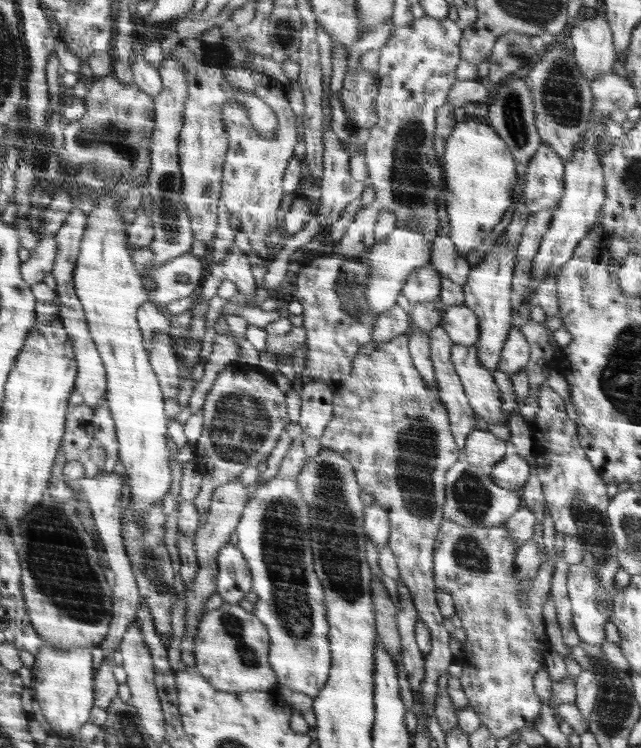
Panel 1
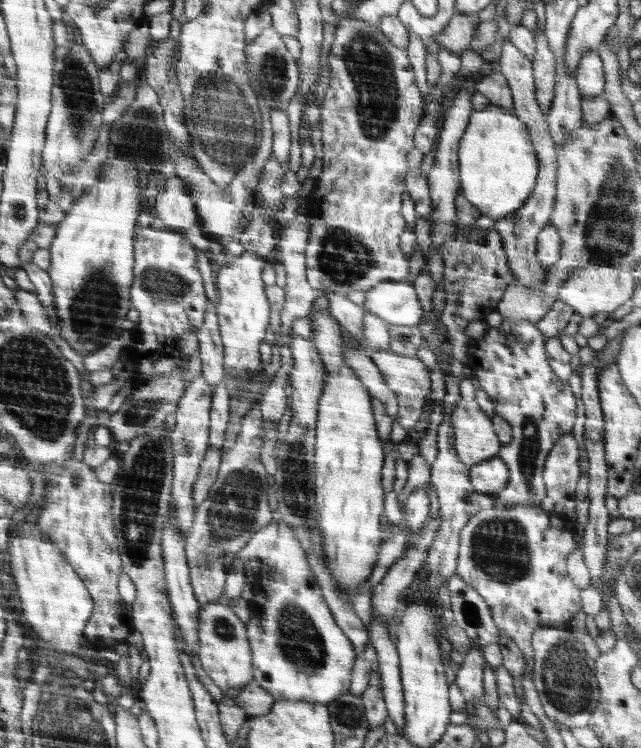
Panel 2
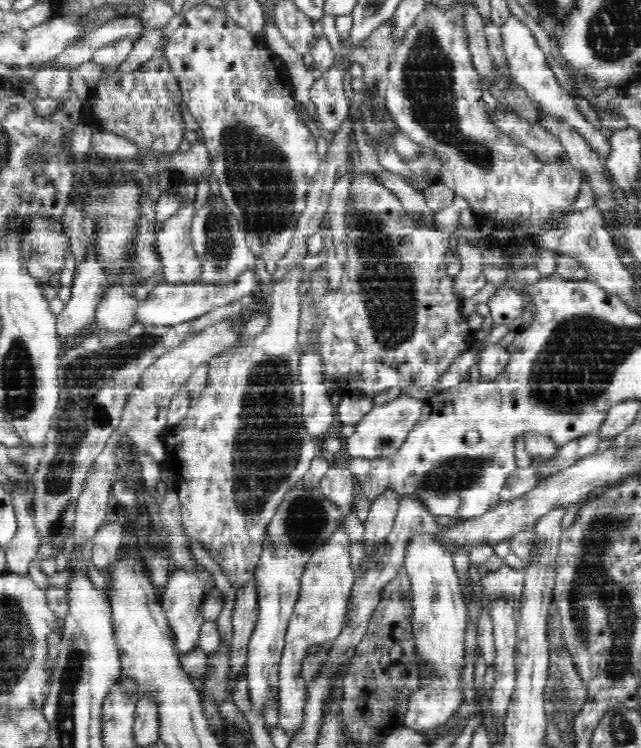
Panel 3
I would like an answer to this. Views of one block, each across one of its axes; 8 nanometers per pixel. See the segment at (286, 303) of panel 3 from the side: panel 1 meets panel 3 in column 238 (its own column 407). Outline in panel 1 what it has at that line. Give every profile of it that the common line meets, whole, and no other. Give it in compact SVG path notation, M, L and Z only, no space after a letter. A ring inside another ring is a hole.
M406 334L379 344L368 355L362 353L356 357L349 378L333 391L332 419L318 442L322 447L332 448L334 452L350 456L350 460L354 460L354 468L358 468L358 480L362 480L362 488L366 494L374 497L375 502L388 515L390 532L387 547L396 557L398 578L409 590L417 610L417 618L424 621L432 637L430 653L425 657L426 675L420 686L425 714L430 718L435 708L437 681L440 676L448 674L448 667L455 660L449 648L450 634L442 624L444 617L440 614L434 597L438 590L434 554L436 538L441 530L441 523L444 522L445 476L456 460L462 457L462 448L458 447L453 436L448 410L442 404L440 396L429 388L413 363Z

